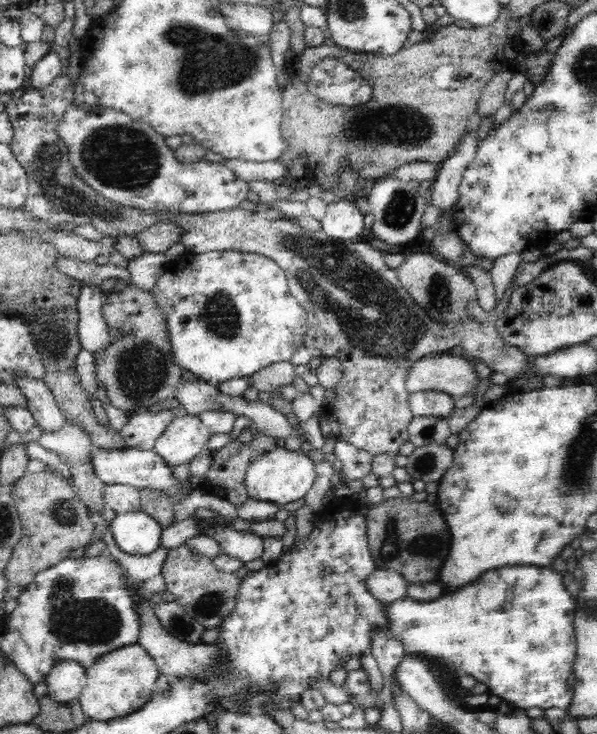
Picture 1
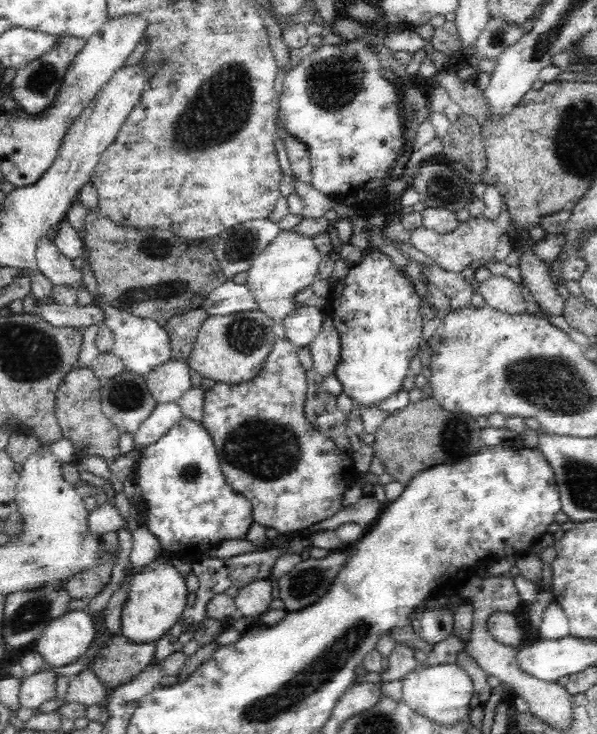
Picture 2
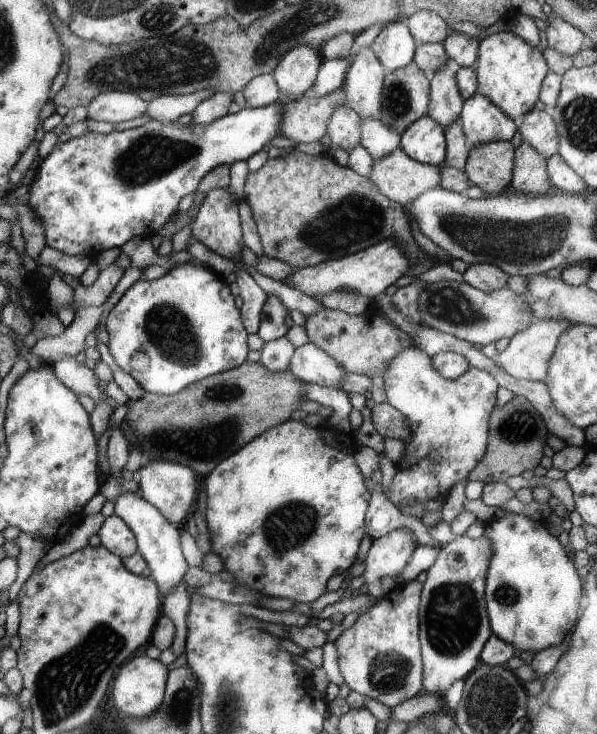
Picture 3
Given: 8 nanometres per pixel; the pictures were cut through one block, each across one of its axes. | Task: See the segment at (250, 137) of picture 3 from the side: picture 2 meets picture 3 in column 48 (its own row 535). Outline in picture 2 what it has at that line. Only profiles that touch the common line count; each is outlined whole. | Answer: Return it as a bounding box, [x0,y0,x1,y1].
[132,415,254,561]

